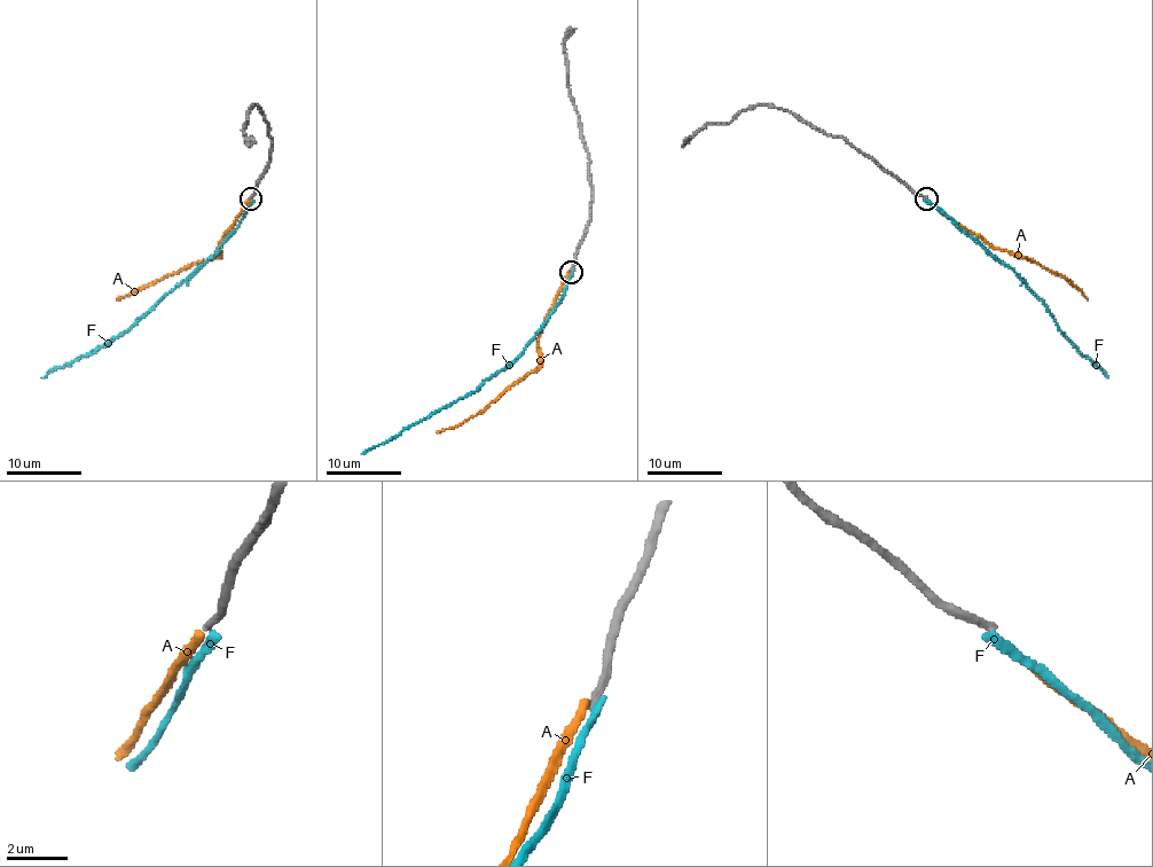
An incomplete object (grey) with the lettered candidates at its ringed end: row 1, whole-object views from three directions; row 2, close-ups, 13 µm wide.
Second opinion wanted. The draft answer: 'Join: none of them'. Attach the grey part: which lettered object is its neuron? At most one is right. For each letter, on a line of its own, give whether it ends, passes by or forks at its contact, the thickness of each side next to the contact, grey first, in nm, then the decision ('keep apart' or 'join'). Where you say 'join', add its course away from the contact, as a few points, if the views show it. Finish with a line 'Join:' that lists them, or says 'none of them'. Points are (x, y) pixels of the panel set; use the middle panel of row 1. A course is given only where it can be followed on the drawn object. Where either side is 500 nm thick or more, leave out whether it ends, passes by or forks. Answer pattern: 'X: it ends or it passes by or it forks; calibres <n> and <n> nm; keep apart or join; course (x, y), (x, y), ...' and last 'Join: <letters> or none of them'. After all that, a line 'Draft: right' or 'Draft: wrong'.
A: it ends; calibres 260 and 300 nm; keep apart
F: it ends; calibres 280 and 300 nm; keep apart
Join: none of them
Draft: right

